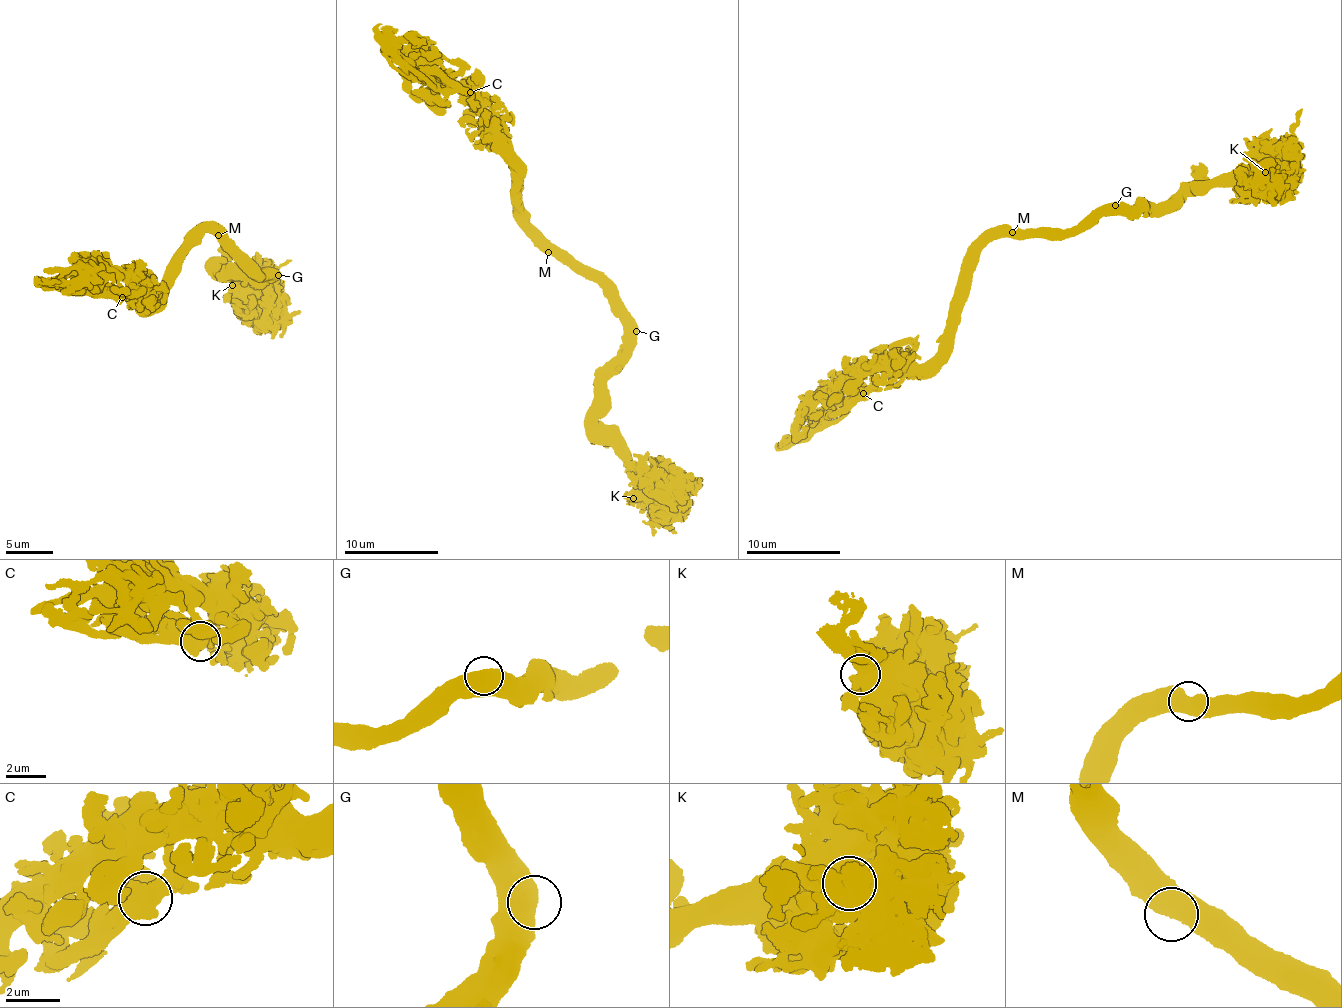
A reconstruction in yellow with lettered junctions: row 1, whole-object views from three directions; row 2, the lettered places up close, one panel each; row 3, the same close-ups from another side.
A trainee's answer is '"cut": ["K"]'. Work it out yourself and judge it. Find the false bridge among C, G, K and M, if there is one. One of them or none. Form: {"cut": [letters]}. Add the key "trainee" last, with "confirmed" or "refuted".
{"cut": [], "trainee": "refuted"}

